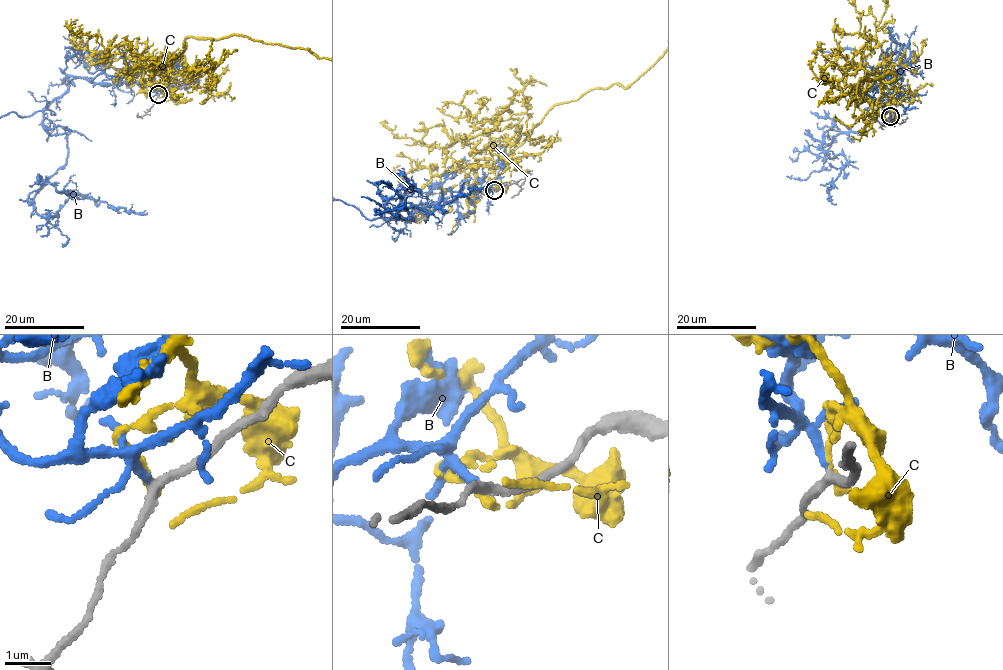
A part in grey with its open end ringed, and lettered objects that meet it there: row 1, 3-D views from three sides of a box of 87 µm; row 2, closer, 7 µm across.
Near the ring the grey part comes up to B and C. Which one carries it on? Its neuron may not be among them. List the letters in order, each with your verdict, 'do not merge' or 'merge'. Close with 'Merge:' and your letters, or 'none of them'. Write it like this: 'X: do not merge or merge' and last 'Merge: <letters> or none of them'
B: merge
C: do not merge
Merge: B

